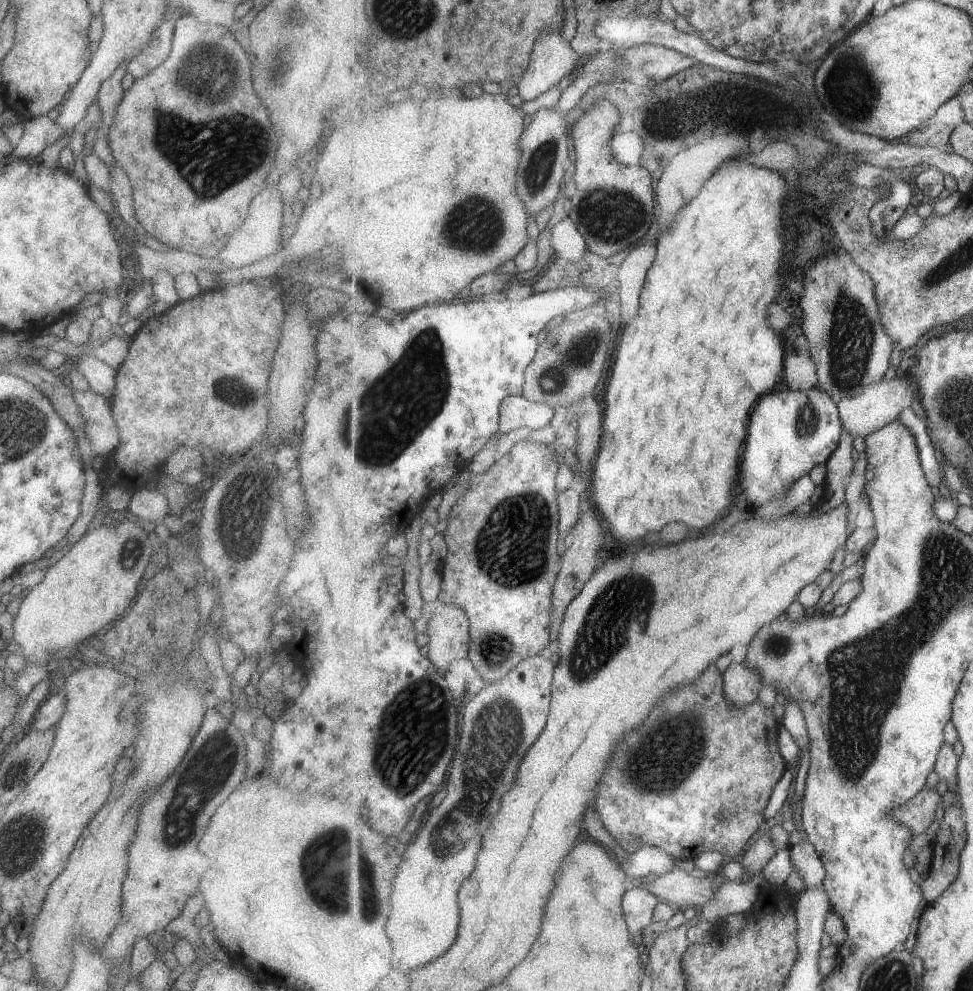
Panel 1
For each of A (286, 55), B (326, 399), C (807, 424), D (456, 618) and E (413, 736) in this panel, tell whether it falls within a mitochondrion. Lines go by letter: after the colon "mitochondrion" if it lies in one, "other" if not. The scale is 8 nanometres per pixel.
A: mitochondrion
B: other
C: mitochondrion
D: other
E: mitochondrion

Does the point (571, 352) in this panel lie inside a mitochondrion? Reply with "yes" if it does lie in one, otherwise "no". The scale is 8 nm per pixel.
yes

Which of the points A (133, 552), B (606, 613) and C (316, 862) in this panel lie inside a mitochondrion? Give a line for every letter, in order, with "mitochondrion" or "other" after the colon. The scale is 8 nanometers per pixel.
A: other
B: mitochondrion
C: mitochondrion

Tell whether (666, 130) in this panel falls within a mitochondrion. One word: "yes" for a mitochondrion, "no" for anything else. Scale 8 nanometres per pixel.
no

